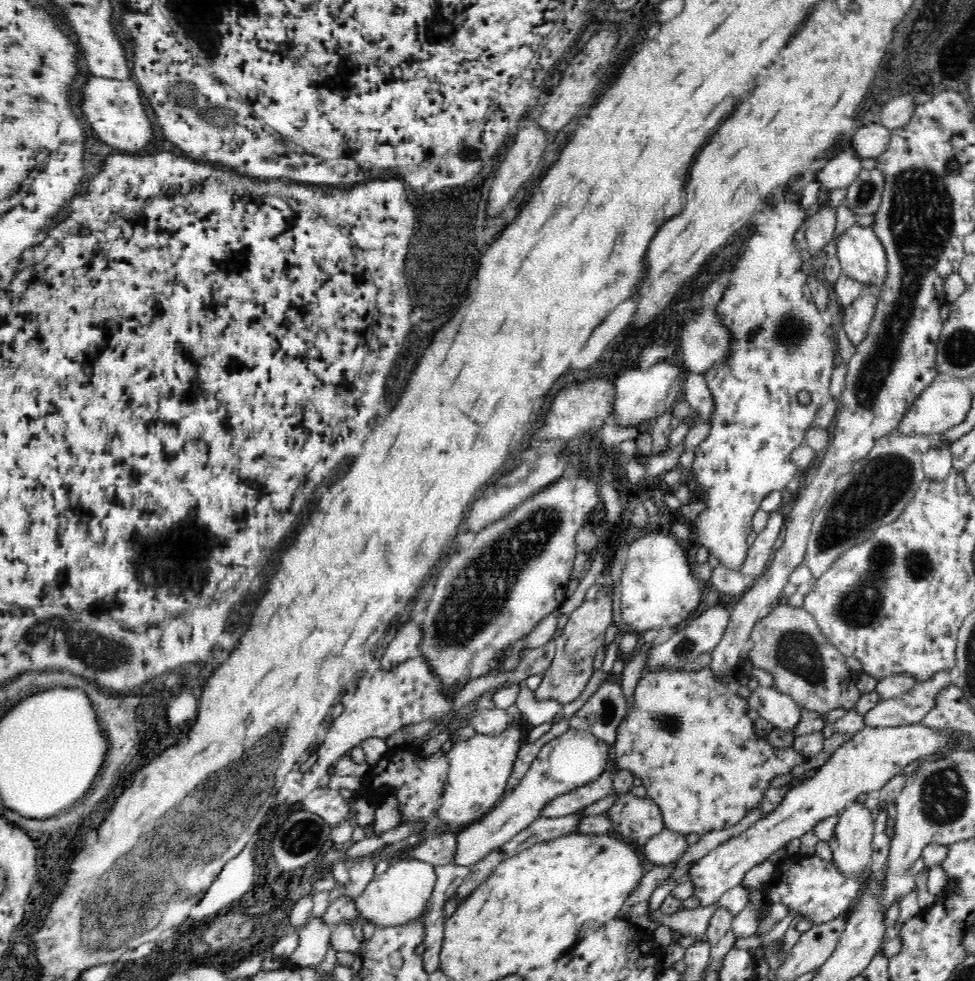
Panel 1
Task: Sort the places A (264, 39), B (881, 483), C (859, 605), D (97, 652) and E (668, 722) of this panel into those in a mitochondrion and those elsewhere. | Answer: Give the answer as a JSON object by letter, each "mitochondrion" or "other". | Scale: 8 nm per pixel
{"A":"other","B":"mitochondrion","C":"mitochondrion","D":"mitochondrion","E":"mitochondrion"}

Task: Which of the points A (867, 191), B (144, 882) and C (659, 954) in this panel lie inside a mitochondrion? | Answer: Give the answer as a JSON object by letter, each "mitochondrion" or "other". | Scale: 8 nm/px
{"A":"mitochondrion","B":"mitochondrion","C":"other"}

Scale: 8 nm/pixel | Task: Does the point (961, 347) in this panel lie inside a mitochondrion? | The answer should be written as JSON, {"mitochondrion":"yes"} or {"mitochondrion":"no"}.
{"mitochondrion":"yes"}

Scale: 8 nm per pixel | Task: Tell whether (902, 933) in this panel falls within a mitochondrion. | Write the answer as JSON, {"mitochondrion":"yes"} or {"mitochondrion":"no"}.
{"mitochondrion":"no"}

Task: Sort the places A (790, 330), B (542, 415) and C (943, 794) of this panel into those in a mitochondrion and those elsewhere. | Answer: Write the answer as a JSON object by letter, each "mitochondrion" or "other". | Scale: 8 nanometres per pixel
{"A":"mitochondrion","B":"other","C":"mitochondrion"}

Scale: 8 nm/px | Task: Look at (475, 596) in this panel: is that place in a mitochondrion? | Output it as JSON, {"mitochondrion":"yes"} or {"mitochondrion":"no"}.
{"mitochondrion":"yes"}

